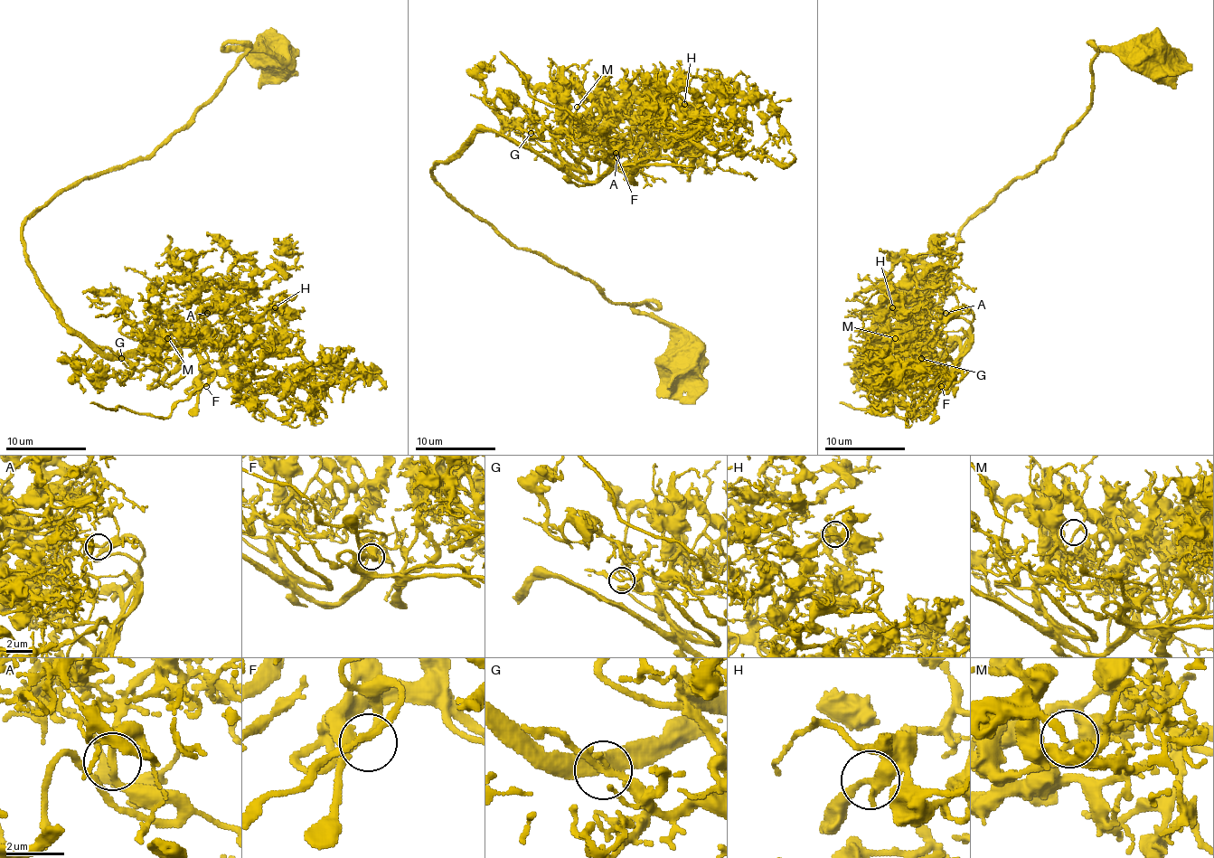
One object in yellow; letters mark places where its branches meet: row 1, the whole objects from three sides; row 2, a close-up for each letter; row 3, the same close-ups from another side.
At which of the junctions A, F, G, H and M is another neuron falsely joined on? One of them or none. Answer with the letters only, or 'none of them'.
none of them

